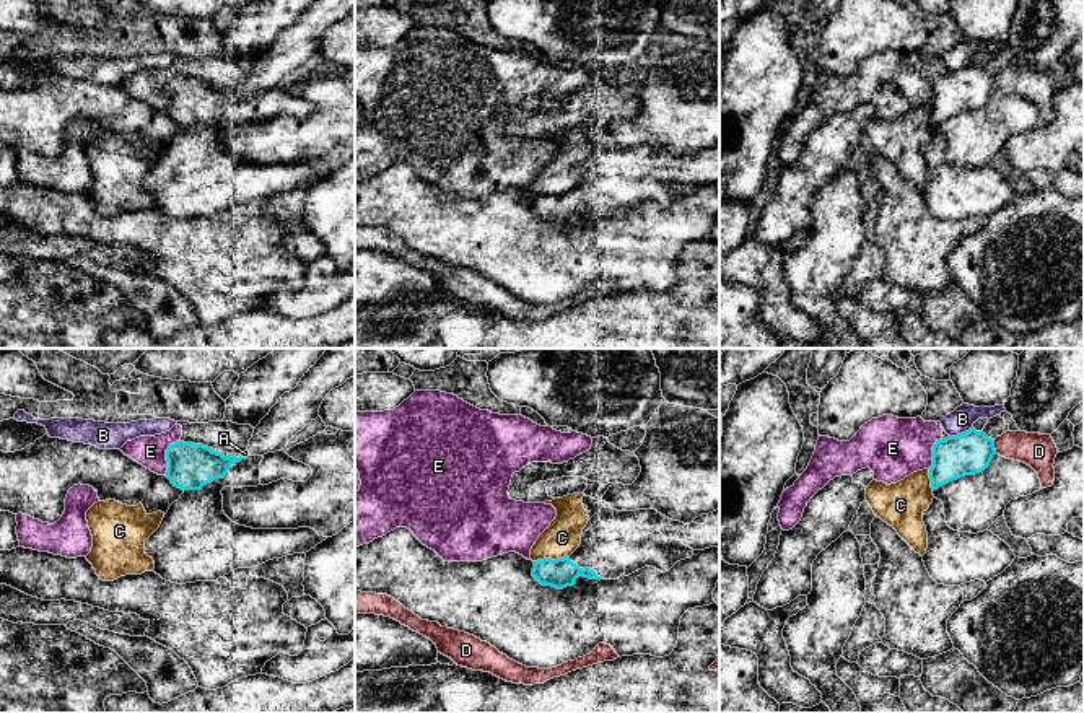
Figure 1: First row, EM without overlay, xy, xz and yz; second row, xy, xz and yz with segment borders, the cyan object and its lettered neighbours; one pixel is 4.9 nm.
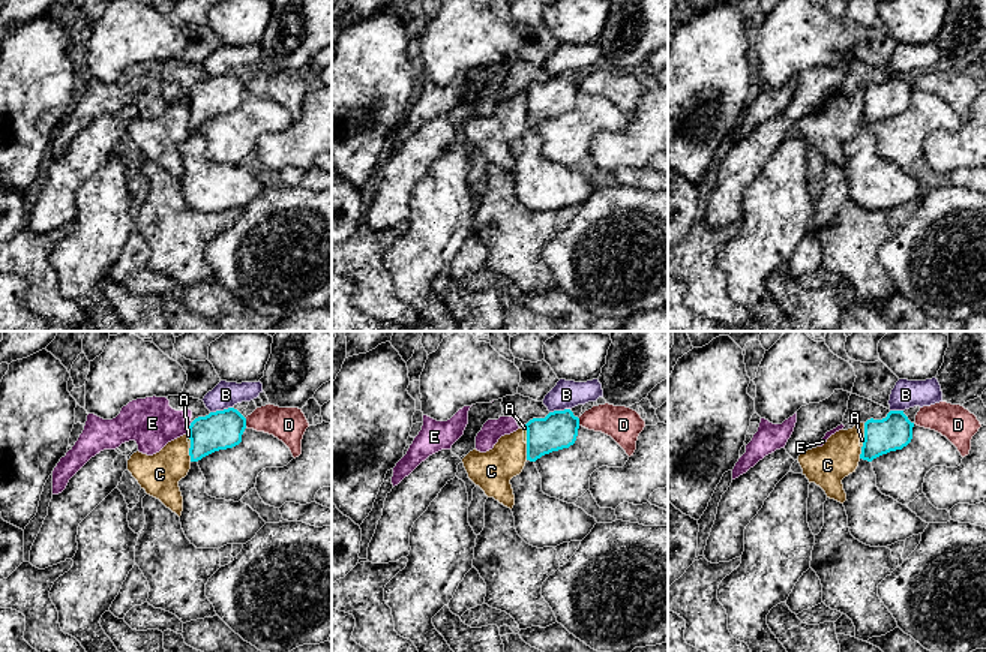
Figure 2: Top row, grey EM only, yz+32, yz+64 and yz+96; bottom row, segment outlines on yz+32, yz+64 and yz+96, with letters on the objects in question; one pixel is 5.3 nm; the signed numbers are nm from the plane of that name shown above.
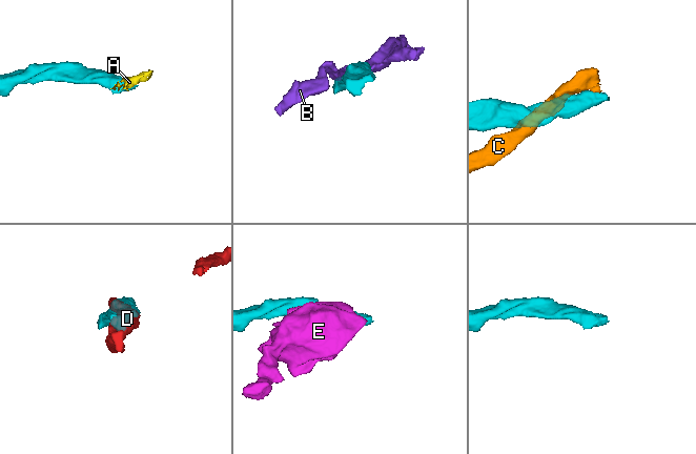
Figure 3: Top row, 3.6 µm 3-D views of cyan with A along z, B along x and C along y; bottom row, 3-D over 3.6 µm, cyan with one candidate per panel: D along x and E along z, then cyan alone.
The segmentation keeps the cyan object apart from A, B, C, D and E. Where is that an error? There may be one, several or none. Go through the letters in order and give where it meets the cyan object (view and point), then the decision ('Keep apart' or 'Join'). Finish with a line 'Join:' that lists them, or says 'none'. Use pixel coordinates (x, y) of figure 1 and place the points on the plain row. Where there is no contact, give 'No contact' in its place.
A: Touches cyan at xy (240, 91). Keep apart
B: Touches cyan at yz (962, 69). Keep apart
C: Touches cyan at xz (549, 194). Keep apart
D: Touches cyan at yz (993, 82). Keep apart
E: Touches cyan at xy (166, 91). Keep apart
Join: none

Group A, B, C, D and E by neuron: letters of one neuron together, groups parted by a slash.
A C / B / D / E

